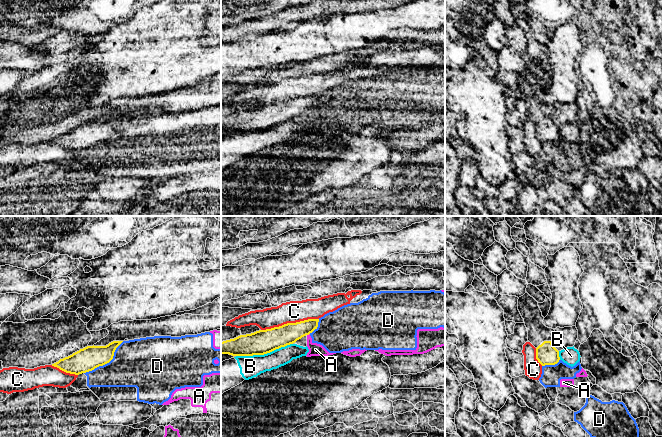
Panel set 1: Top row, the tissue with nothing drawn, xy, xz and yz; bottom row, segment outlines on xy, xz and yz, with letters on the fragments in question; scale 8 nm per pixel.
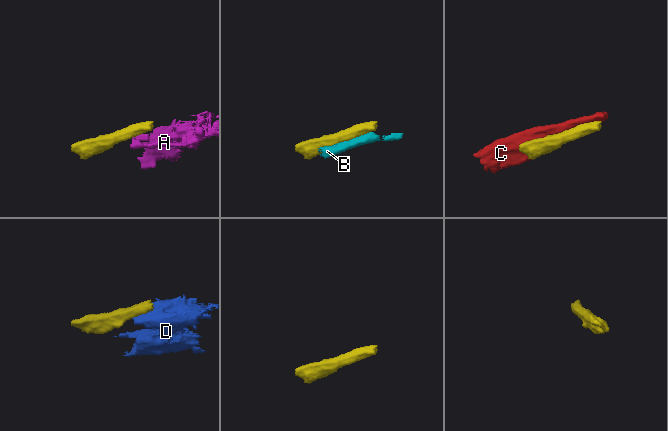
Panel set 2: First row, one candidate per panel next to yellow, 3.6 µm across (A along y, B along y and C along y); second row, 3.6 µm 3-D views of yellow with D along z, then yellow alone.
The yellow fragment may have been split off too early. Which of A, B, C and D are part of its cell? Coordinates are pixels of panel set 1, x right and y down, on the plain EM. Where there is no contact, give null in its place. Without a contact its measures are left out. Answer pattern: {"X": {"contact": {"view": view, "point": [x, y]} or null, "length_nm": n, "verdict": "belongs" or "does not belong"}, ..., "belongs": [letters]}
{"A": {"contact": {"view": "xz", "point": [308, 110]}, "length_nm": 30, "verdict": "does not belong"}, "B": {"contact": {"view": "xz", "point": [264, 129]}, "length_nm": 460, "verdict": "does not belong"}, "C": {"contact": {"view": "xz", "point": [289, 99]}, "length_nm": 480, "verdict": "does not belong"}, "D": {"contact": {"view": "xy", "point": [106, 139]}, "length_nm": 420, "verdict": "does not belong"}, "belongs": []}

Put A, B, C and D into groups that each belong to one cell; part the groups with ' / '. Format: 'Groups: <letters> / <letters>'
Groups: A / B / C / D

